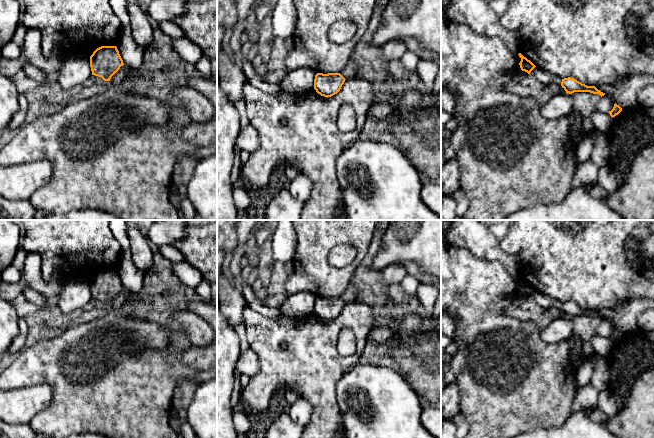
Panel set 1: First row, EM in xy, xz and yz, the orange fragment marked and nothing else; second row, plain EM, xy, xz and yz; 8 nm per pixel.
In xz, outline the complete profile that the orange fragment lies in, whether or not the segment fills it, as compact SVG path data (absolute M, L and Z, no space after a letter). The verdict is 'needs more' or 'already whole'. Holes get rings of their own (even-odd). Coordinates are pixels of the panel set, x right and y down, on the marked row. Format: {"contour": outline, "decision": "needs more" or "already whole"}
{"contour": "M317 73L314 79L314 89L324 97L331 97L337 94L345 82L340 73Z", "decision": "already whole"}

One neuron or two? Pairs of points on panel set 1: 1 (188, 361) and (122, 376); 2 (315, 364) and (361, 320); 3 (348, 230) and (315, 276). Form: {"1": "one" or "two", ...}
{"1": "two", "2": "one", "3": "one"}

